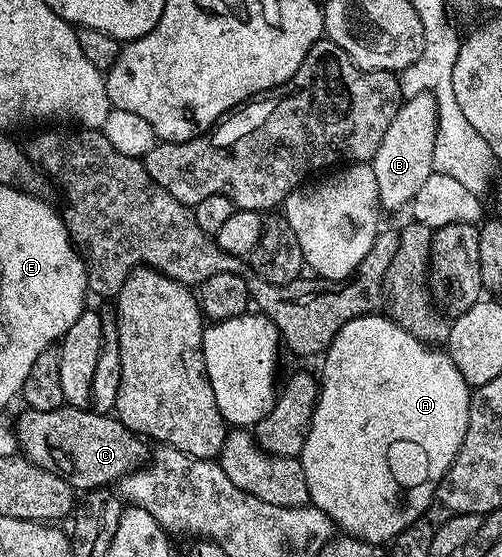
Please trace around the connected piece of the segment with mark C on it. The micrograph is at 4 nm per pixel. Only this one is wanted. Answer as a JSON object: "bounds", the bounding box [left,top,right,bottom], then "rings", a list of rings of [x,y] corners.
{"bounds":[16,405,152,492],"rings":[[[68,405],[52,412],[23,411],[18,422],[16,418],[18,450],[32,464],[63,478],[75,491],[89,492],[116,484],[131,470],[142,469],[152,457],[151,447],[110,414]]]}

